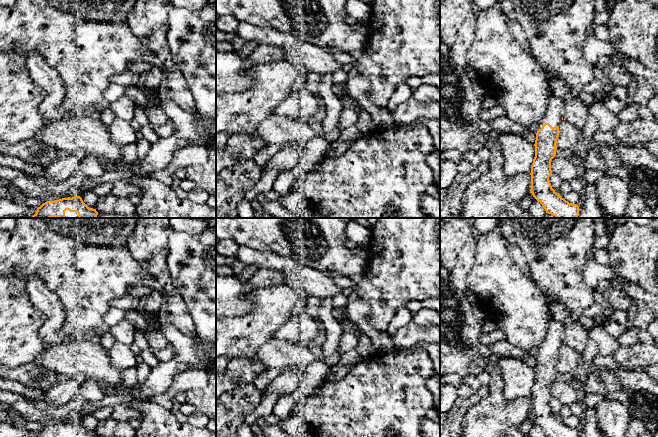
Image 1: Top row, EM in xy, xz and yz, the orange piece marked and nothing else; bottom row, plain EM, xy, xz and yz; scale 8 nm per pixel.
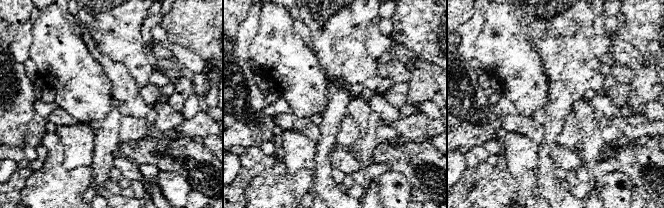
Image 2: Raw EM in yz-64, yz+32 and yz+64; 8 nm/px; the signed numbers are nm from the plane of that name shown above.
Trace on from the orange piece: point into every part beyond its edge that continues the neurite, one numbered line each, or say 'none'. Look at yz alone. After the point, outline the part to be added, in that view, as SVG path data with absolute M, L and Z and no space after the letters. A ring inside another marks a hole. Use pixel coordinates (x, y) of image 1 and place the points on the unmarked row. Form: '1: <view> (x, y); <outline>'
1: yz (553, 340); M550 317L547 327L548 332L545 341L539 349L539 353L541 353L545 347L549 347L552 351L557 351L562 345L564 325Z

